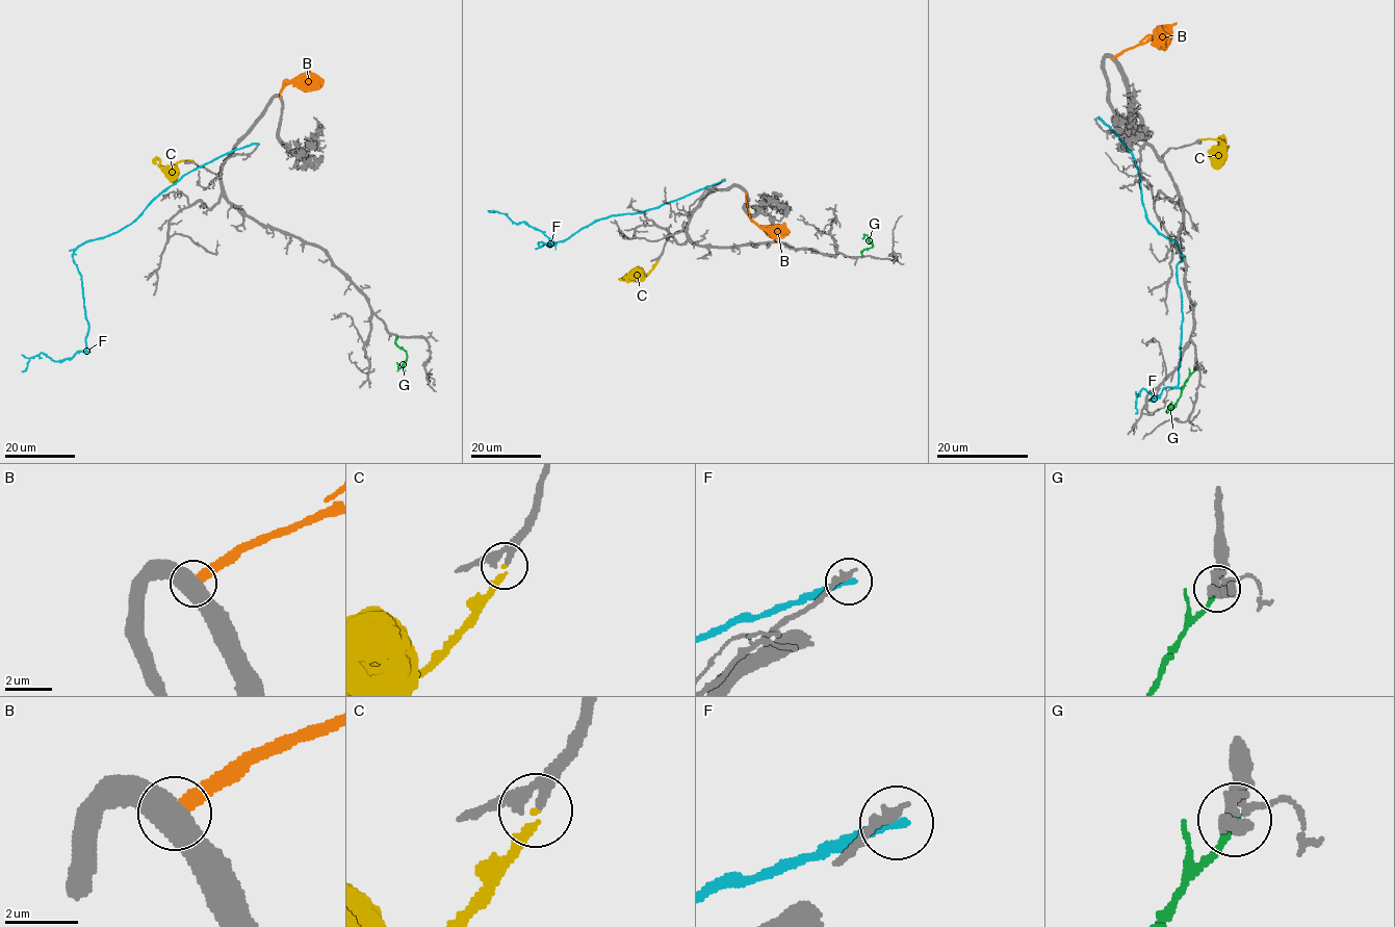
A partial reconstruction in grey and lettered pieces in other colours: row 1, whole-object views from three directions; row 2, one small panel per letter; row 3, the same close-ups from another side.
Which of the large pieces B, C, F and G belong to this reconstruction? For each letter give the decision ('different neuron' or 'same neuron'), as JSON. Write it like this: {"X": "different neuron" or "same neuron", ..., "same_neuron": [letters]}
{"B": "different neuron", "C": "same neuron", "F": "different neuron", "G": "different neuron", "same_neuron": ["C"]}

